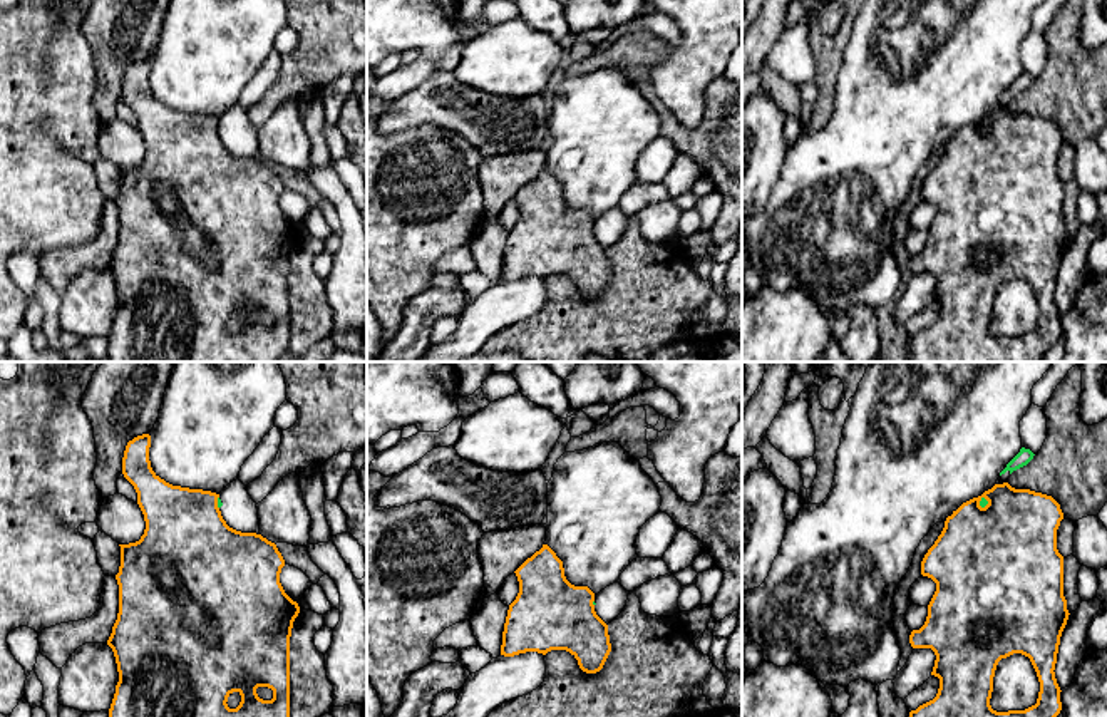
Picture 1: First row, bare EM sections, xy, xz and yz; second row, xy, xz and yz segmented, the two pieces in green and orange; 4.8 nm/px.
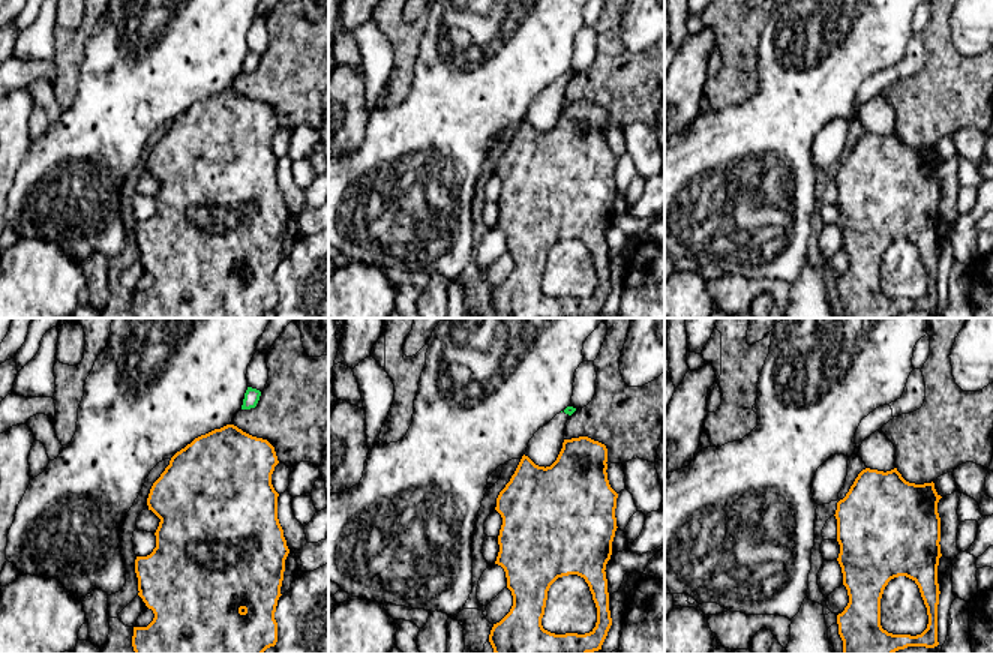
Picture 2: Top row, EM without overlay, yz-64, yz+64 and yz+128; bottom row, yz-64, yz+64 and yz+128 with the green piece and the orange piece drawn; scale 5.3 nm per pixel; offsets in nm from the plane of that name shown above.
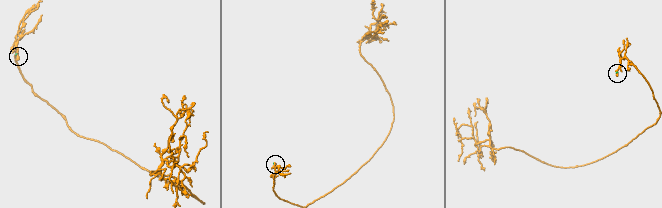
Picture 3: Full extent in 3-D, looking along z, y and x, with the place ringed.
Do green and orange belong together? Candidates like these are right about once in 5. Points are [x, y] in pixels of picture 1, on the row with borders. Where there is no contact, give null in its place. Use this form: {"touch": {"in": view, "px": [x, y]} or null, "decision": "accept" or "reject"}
{"touch": {"in": "yz", "px": [980, 503]}, "decision": "reject"}

